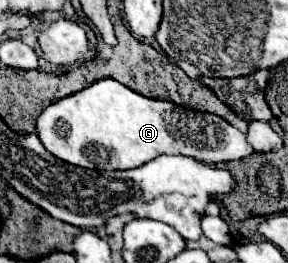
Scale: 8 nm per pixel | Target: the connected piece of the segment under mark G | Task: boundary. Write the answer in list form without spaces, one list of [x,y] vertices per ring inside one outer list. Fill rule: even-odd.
[[[111,77],[49,105],[39,115],[37,135],[57,159],[99,171],[135,169],[159,155],[189,155],[199,157],[199,161],[221,163],[253,153],[247,137],[223,117],[139,95]]]

